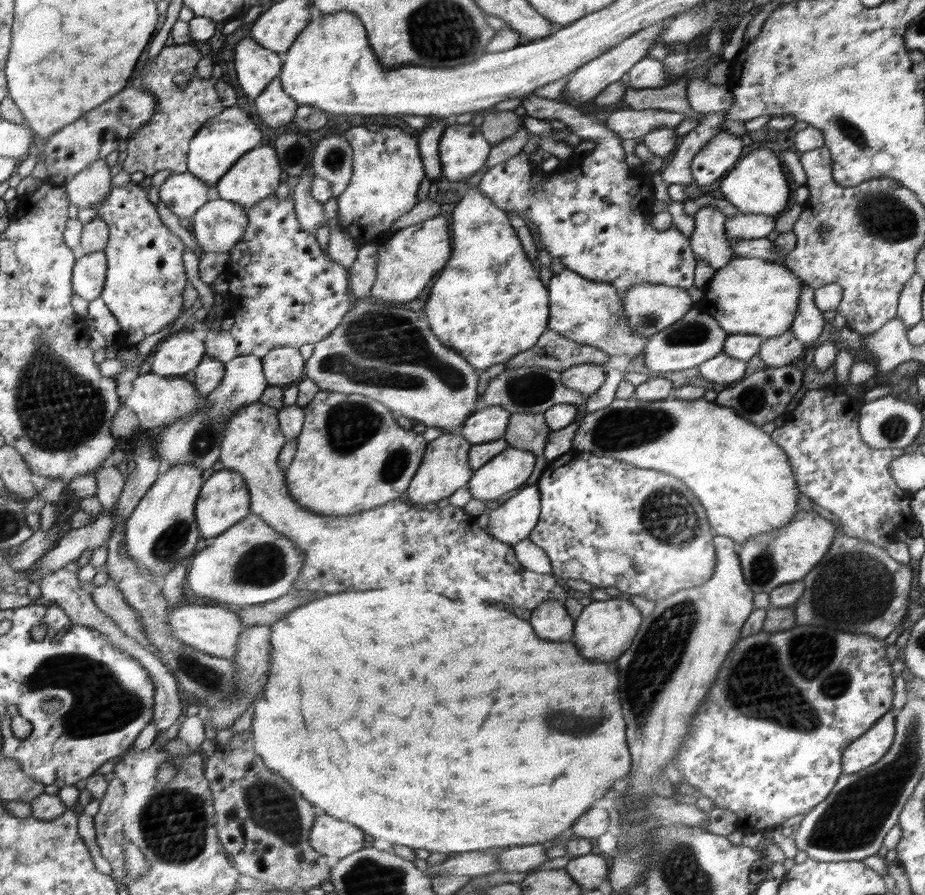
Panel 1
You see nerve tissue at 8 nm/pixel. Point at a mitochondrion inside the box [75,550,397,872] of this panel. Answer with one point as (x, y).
(172, 823)

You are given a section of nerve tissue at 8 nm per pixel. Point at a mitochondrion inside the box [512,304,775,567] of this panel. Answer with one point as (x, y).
(625, 429)

